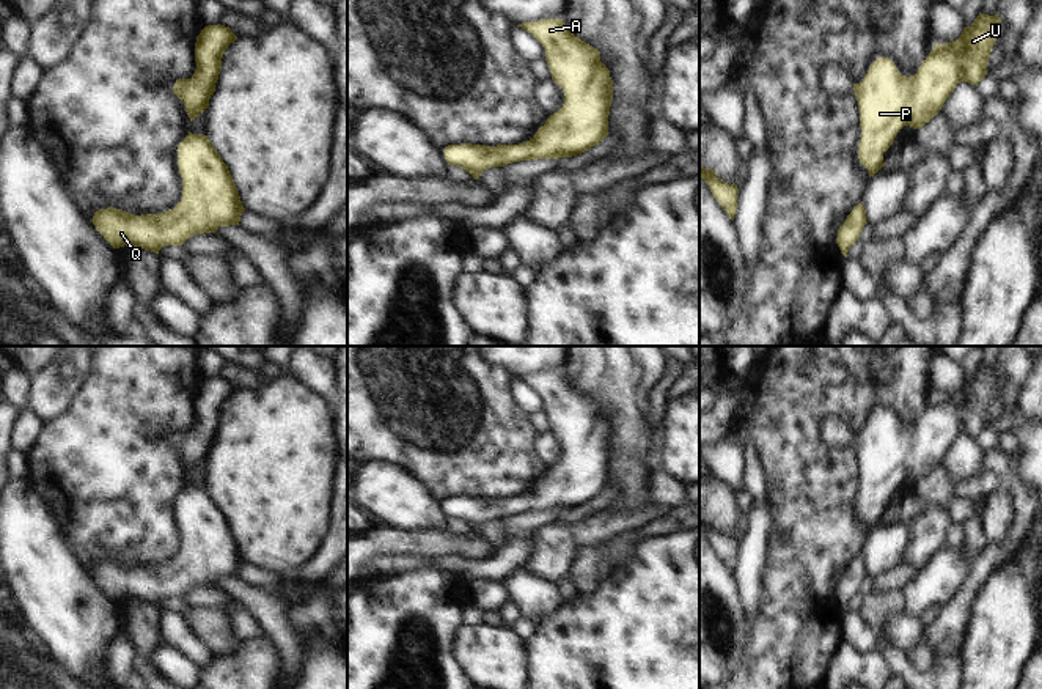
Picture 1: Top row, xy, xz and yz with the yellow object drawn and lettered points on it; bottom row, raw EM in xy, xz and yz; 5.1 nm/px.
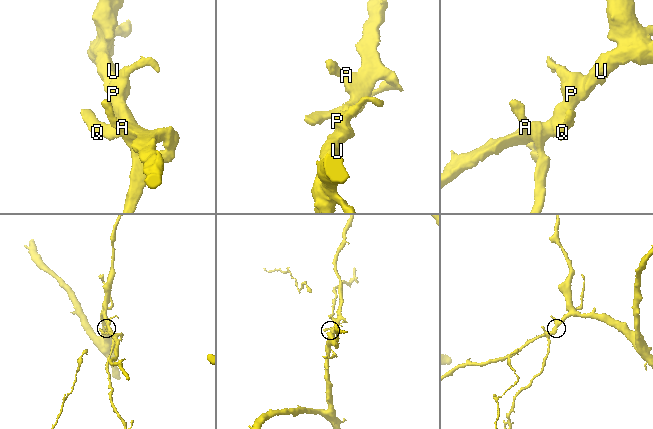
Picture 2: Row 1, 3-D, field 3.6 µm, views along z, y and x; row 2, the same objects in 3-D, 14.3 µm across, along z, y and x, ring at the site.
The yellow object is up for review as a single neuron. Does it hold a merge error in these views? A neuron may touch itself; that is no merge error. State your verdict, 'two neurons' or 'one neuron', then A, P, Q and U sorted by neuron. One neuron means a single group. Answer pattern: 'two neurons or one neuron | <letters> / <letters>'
one neuron | A P Q U

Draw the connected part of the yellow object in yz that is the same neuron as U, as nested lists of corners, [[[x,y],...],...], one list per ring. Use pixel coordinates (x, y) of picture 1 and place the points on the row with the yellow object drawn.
[[[979,13],[959,39],[937,42],[915,76],[902,76],[893,60],[882,57],[860,83],[853,83],[861,127],[858,159],[869,178],[885,167],[883,153],[904,126],[923,127],[941,110],[959,82],[978,85],[987,76],[1000,24],[998,14]]]

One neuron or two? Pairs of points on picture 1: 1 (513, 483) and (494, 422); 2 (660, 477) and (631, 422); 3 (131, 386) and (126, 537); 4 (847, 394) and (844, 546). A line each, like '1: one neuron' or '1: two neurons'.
1: one neuron
2: two neurons
3: one neuron
4: one neuron

